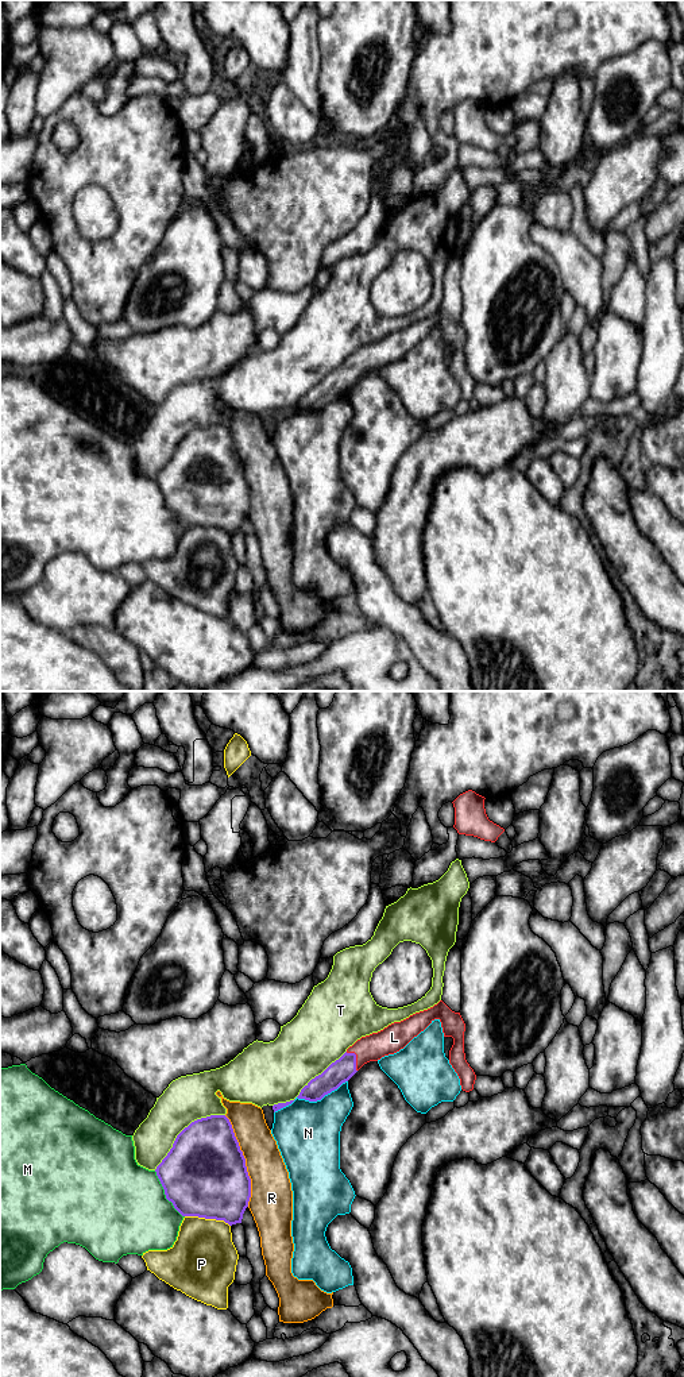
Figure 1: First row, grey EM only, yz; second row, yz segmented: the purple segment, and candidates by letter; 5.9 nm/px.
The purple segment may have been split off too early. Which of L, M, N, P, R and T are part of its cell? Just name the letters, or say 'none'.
L

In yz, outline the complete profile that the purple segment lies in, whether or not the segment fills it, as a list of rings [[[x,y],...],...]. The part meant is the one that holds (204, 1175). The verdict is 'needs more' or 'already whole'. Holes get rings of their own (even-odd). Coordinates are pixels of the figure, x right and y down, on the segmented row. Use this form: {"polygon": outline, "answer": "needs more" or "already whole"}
{"polygon": [[[225,1115],[201,1118],[185,1127],[155,1172],[166,1199],[182,1216],[241,1223],[251,1179]]], "answer": "already whole"}

